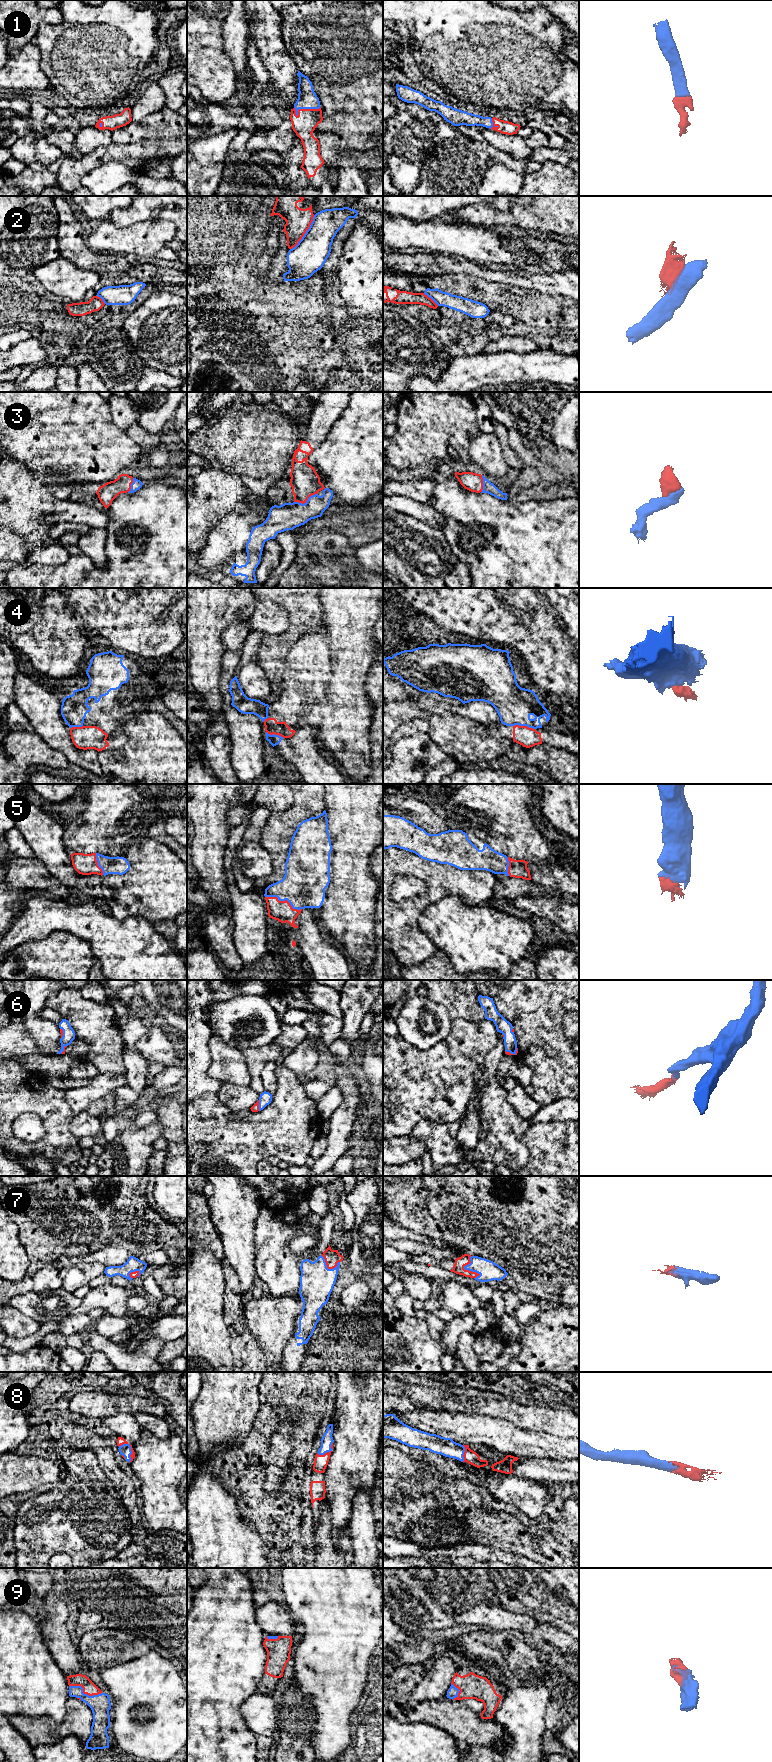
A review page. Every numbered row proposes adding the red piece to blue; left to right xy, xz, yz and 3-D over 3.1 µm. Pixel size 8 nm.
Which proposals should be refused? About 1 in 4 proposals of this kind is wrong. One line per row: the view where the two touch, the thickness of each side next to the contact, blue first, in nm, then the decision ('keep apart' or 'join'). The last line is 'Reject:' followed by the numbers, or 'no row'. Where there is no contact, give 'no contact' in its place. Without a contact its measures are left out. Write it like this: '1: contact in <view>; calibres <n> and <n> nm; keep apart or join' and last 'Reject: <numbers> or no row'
1: contact in xz; calibres 160 and 180 nm; join
2: contact in xz; calibres 280 and 200 nm; keep apart
3: contact in xz; calibres 220 and 240 nm; join
4: contact in yz; calibres 300 and 160 nm; keep apart
5: contact in xz; calibres 360 and 160 nm; join
6: contact in xz; calibres 100 and 60 nm; join
7: contact in yz; calibres 160 and 90 nm; join
8: contact in yz; calibres 150 and 110 nm; join
9: contact in xy; calibres 160 and 110 nm; join
Reject: 2, 4

